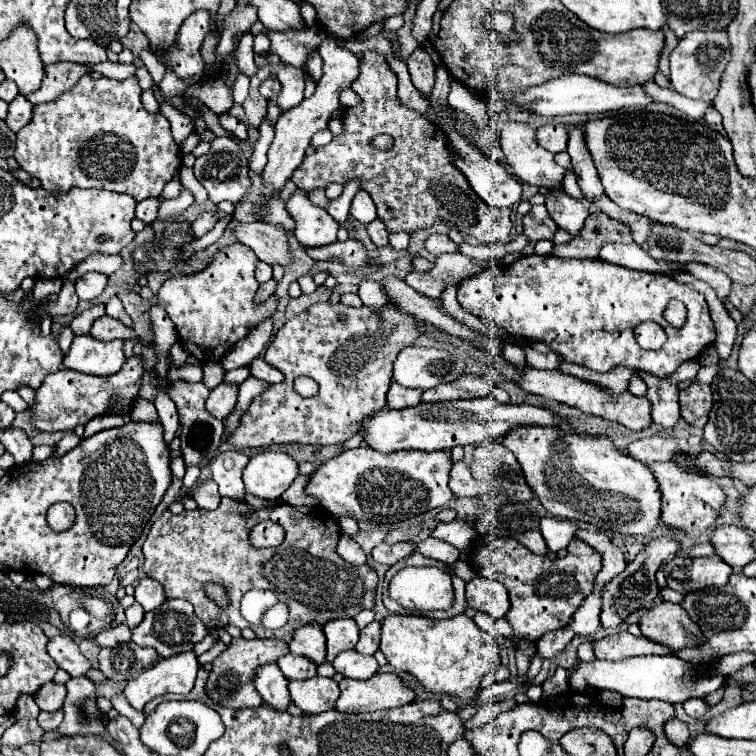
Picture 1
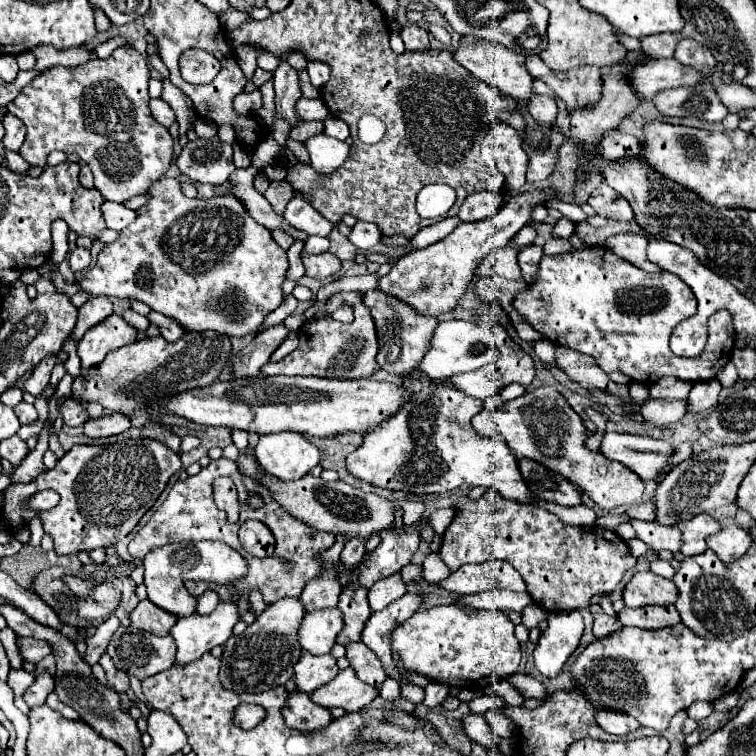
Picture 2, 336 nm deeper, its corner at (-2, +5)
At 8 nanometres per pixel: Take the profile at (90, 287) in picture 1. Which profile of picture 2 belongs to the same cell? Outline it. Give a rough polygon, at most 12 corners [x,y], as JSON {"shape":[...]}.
{"shape":[[76,246],[70,252],[74,272],[88,268],[90,250]]}

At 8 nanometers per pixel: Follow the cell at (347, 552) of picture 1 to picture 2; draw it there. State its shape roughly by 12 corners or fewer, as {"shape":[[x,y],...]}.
{"shape":[[342,542],[318,554],[322,572],[300,598],[306,612],[338,604]]}

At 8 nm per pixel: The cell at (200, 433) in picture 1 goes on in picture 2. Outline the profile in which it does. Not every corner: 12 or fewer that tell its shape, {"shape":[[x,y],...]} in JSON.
{"shape":[[150,312],[148,320],[160,328],[160,334],[174,342],[184,330],[170,318]]}

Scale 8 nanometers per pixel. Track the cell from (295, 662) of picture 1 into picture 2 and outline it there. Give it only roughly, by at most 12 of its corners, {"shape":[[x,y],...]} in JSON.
{"shape":[[338,606],[308,612],[300,626],[310,654],[332,650],[344,628]]}

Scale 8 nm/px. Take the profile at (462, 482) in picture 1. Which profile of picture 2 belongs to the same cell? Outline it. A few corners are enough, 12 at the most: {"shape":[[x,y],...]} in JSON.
{"shape":[[484,408],[472,418],[472,426],[482,436],[492,436],[490,412]]}

